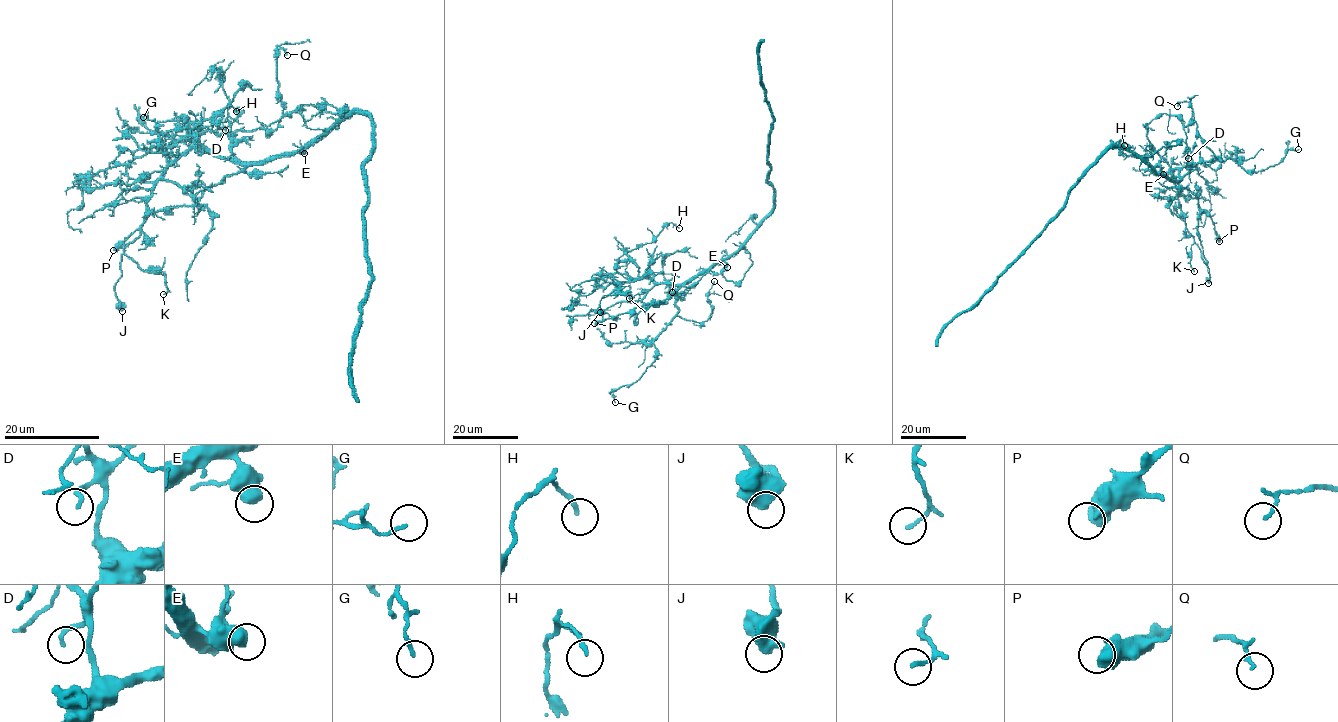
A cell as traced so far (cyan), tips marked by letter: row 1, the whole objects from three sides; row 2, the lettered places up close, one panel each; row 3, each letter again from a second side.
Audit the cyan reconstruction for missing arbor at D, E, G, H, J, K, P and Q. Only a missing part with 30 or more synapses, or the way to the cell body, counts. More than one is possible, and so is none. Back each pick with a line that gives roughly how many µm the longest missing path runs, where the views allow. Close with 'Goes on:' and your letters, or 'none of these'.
Goes on: none of these

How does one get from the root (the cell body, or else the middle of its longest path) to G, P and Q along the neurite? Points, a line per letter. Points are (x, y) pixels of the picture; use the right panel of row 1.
G: (1122, 149), (1176, 180), (1196, 164), (1229, 158), (1257, 172), (1277, 165), (1289, 149), (1298, 149)
P: (1122, 149), (1132, 151), (1156, 174), (1175, 180), (1196, 196), (1198, 208), (1210, 216), (1219, 241)
Q: (1122, 149), (1176, 180), (1196, 164), (1217, 158), (1197, 129), (1192, 106), (1177, 106)

